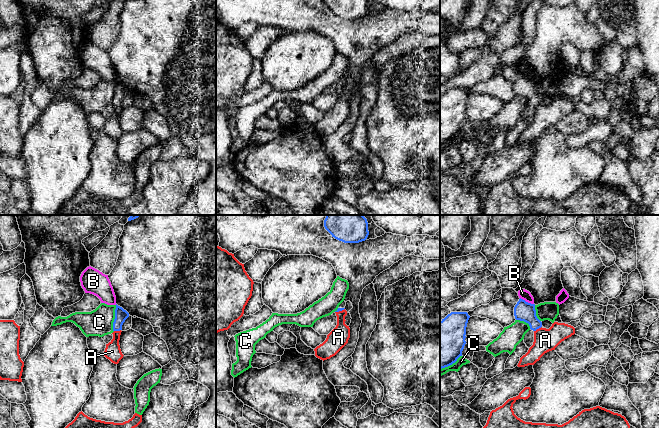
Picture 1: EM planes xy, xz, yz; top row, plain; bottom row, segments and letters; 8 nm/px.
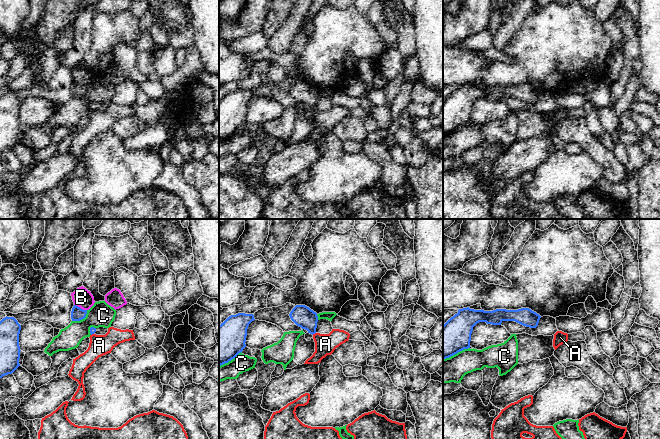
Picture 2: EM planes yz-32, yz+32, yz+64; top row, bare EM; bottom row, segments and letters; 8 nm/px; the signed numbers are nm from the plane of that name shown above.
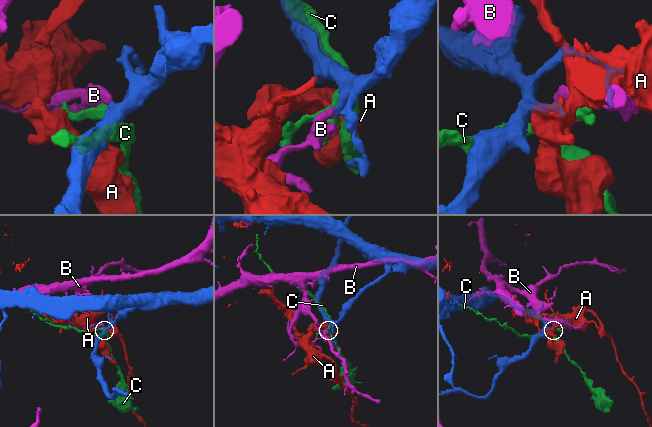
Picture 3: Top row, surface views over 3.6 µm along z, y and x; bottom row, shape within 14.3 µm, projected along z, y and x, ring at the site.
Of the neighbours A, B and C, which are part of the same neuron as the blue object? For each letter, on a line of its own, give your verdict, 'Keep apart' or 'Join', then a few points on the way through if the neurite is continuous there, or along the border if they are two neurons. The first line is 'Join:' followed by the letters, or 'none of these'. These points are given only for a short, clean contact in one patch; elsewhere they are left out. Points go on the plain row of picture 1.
Join: none of these
A: Keep apart
B: Keep apart. Boundary: yz (520, 73), (533, 80)
C: Keep apart

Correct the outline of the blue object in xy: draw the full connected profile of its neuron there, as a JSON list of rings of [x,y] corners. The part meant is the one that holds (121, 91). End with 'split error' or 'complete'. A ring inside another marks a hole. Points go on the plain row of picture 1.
[[[116,80],[115,95],[113,98],[113,107],[122,106],[122,101],[128,93],[129,89]]] | complete

